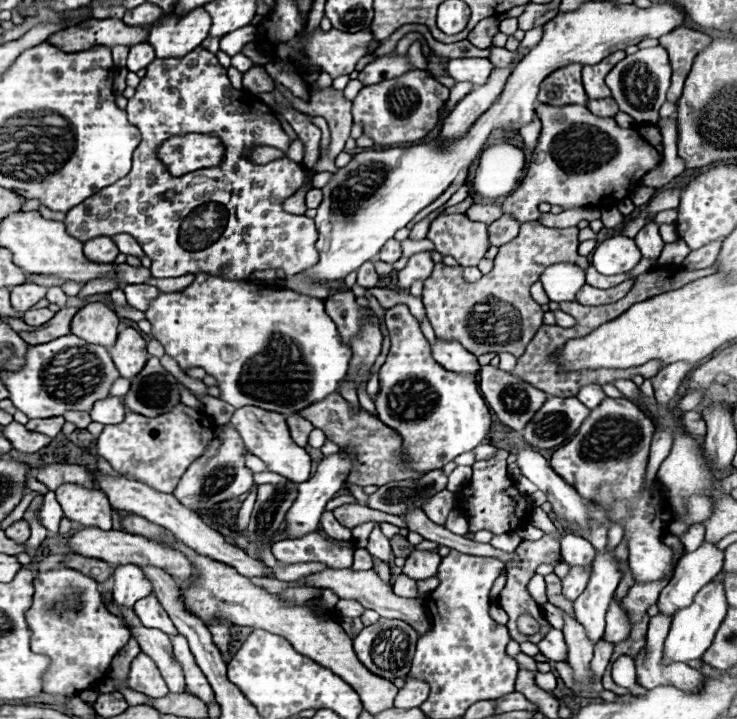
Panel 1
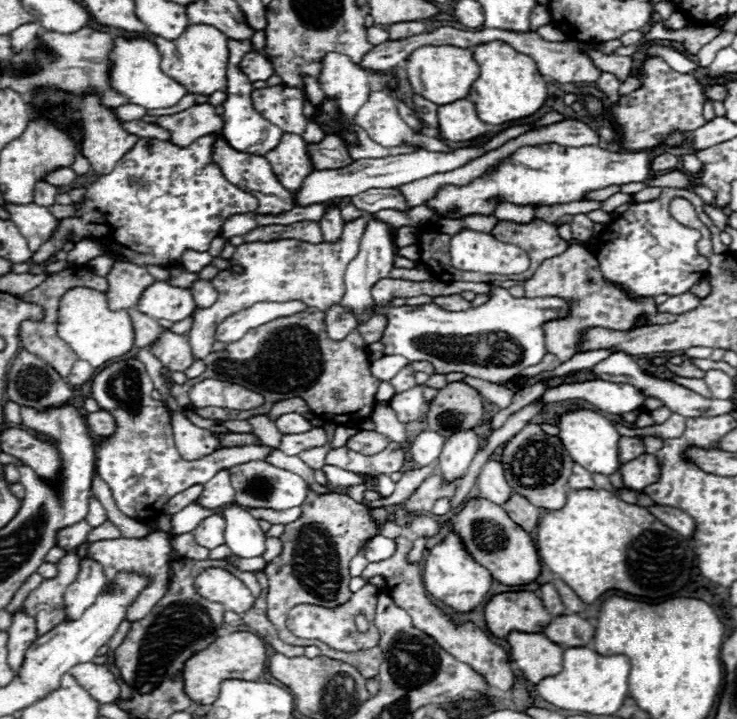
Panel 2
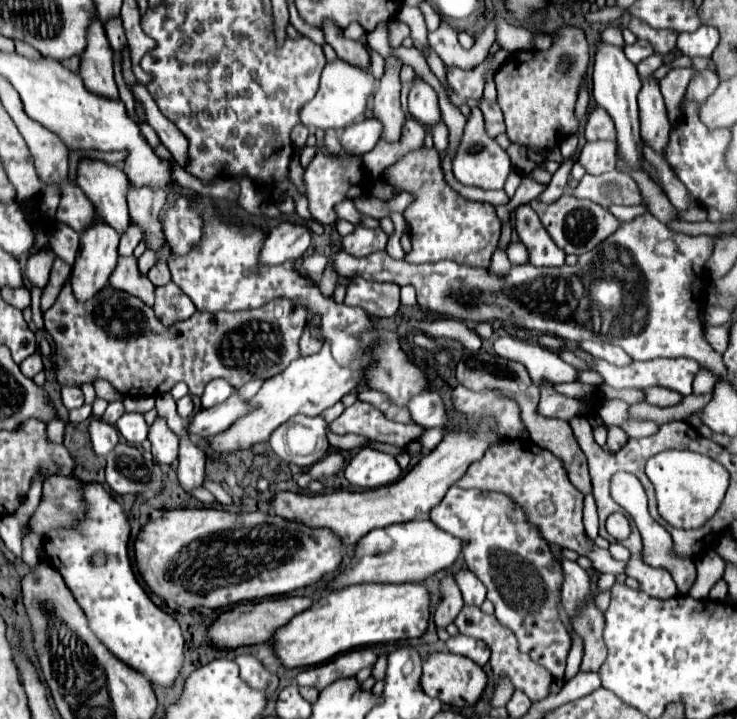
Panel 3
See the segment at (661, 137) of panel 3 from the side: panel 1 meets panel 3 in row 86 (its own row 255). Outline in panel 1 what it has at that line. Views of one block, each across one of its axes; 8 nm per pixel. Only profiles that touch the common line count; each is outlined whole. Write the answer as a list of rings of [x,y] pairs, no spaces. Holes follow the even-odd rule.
[[[654,222],[646,224],[638,234],[636,234],[636,246],[640,248],[642,252],[642,258],[648,258],[648,260],[656,260],[664,248],[664,242],[658,234],[658,226]]]

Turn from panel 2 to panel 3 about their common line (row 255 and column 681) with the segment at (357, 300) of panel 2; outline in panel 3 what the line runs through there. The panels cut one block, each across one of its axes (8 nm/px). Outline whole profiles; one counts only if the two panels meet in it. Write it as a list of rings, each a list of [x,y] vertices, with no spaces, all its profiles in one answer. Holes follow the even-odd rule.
[[[572,346],[572,352],[586,362],[588,370],[592,372],[598,372],[604,382],[612,388],[648,388],[648,386],[664,386],[664,388],[670,388],[670,390],[676,390],[680,392],[682,396],[688,396],[692,394],[692,380],[696,376],[696,372],[700,370],[698,364],[690,358],[658,358],[658,360],[650,360],[650,362],[630,362],[628,366],[614,366],[606,360],[600,360],[600,358],[594,358],[592,354],[584,352],[582,348],[578,346]]]

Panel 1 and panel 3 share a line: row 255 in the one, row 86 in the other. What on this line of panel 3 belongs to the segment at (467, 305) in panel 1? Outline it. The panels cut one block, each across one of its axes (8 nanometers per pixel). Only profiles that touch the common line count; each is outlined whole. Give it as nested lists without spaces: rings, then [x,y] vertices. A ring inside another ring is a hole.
[[[562,28],[556,32],[556,44],[546,52],[524,50],[514,52],[496,72],[498,102],[504,112],[506,136],[514,144],[550,148],[562,142],[576,128],[574,106],[578,100],[580,80],[588,68],[588,42],[582,30]],[[568,60],[568,70],[558,70]]]

